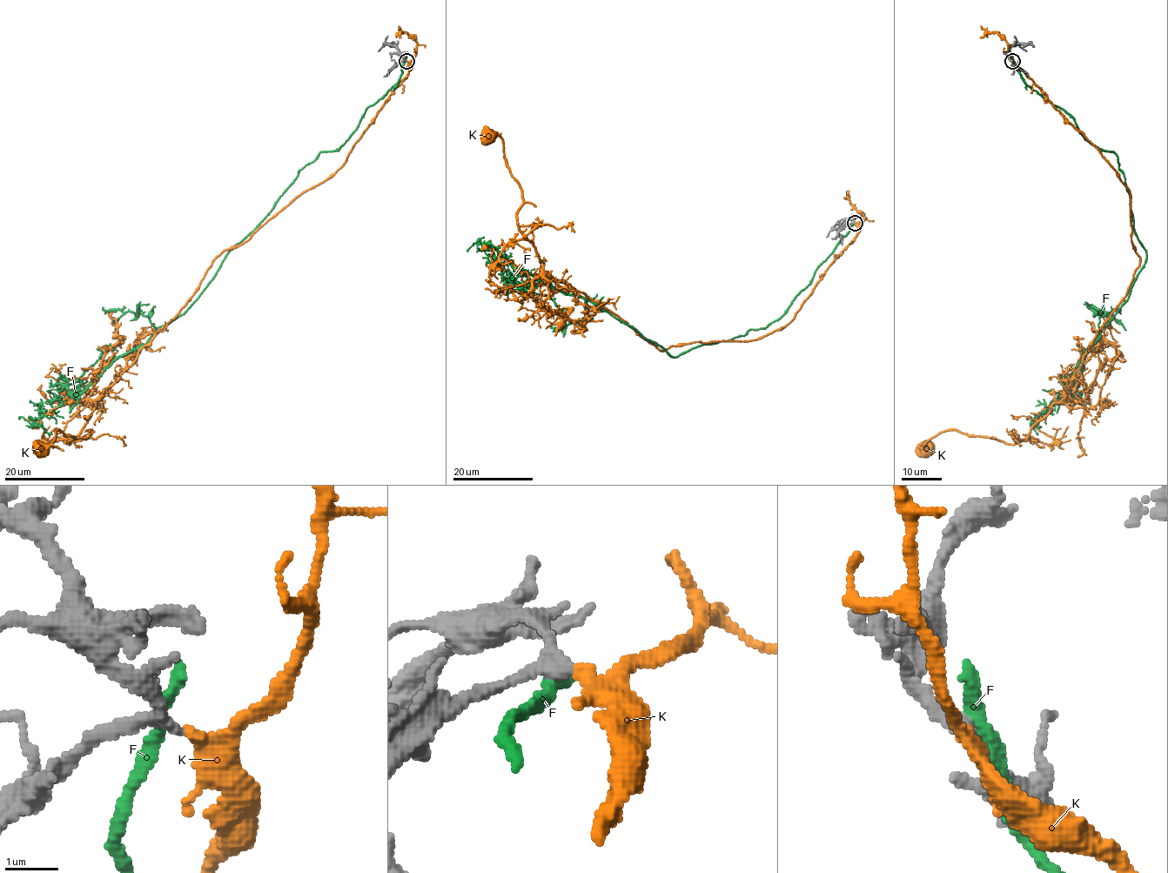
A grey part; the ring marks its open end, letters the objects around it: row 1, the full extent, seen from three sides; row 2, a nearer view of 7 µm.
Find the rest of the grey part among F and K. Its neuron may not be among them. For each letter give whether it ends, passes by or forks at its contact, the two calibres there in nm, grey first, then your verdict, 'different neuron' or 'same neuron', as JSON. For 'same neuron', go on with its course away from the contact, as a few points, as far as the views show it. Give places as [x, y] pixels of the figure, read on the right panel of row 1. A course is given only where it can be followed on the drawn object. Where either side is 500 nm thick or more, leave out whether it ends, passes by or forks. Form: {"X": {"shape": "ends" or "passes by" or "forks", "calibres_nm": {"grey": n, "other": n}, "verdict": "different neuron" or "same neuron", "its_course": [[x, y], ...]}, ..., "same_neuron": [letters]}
{"F": {"shape": "ends", "calibres_nm": {"grey": 240, "other": 340}, "verdict": "different neuron"}, "K": {"shape": "passes by", "calibres_nm": {"grey": 220, "other": 190}, "verdict": "same neuron", "its_course": [[1011, 62], [1129, 189], [1139, 264], [1066, 394], [1025, 438], [1014, 444], [947, 430], [925, 446]]}, "same_neuron": ["K"]}

